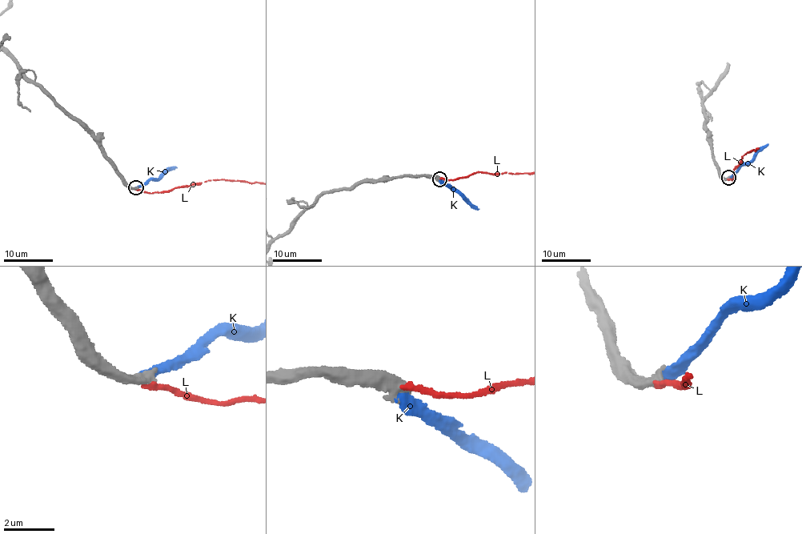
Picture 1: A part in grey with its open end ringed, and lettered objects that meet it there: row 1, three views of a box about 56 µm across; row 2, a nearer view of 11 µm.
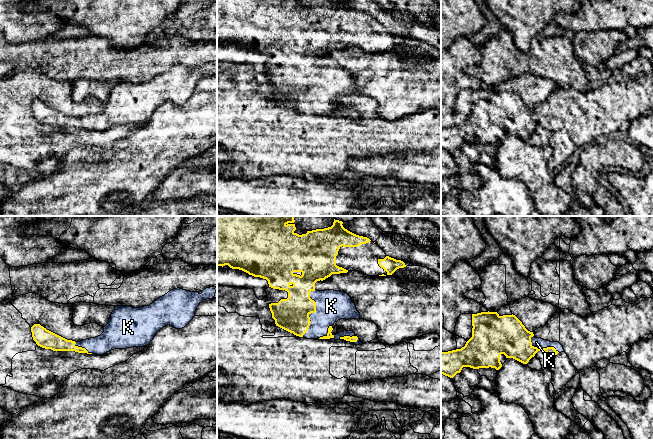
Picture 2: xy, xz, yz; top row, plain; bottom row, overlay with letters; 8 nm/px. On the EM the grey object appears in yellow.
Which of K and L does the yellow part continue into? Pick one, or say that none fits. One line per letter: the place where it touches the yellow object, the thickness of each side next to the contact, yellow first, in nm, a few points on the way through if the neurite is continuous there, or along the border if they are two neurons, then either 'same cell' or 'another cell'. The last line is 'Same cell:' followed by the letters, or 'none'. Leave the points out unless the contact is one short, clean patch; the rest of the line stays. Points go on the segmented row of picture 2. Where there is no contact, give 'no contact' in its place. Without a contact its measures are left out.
K: meets yellow in xz at (313, 312); 280 nm thick on the yellow side, 260 nm on the other; same cell
L: no contact; another cell
Same cell: K

